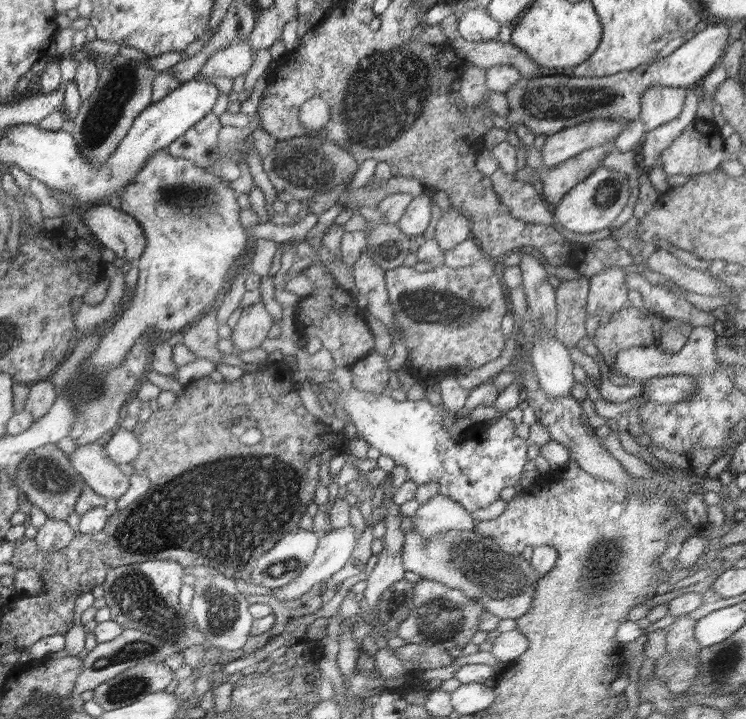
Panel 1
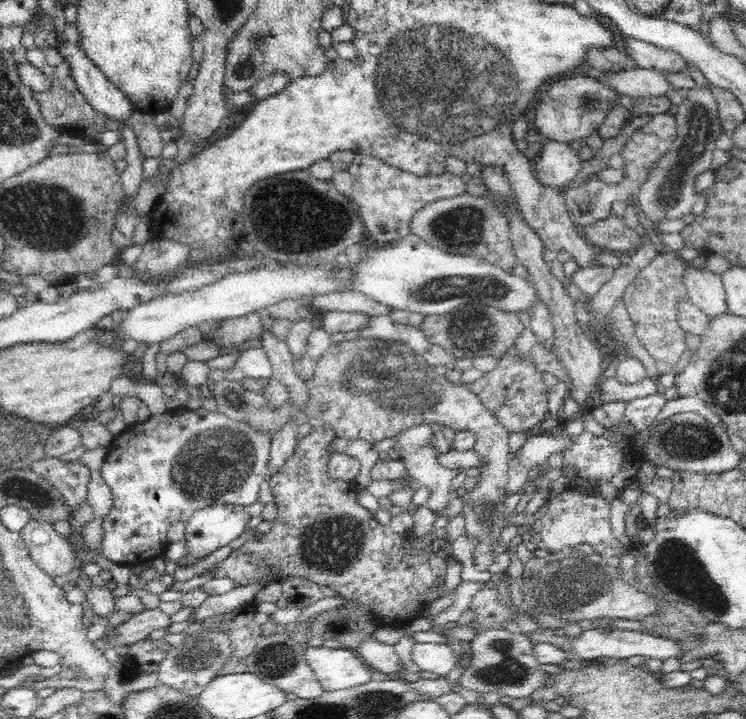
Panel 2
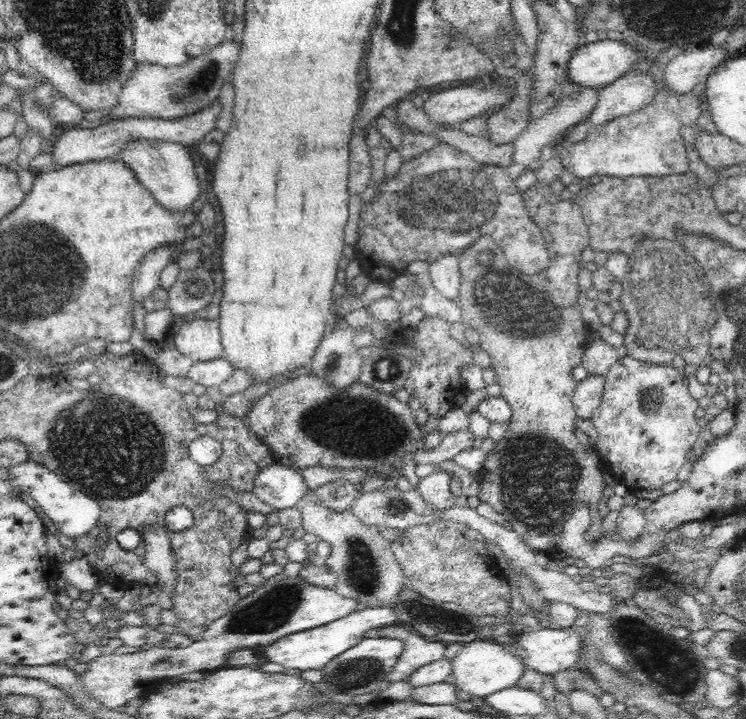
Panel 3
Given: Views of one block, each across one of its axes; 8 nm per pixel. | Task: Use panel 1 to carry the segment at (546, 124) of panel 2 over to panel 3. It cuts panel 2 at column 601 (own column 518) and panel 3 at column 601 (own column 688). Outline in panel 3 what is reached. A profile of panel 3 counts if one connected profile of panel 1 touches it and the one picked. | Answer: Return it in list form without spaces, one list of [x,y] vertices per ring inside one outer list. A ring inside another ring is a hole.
[[[611,38],[598,39],[598,42],[591,44],[582,43],[574,51],[568,66],[569,81],[574,86],[584,86],[584,88],[602,89],[606,84],[610,85],[618,78],[624,75],[639,58],[646,58],[648,54],[644,51],[637,50],[631,44],[622,42],[613,42]]]

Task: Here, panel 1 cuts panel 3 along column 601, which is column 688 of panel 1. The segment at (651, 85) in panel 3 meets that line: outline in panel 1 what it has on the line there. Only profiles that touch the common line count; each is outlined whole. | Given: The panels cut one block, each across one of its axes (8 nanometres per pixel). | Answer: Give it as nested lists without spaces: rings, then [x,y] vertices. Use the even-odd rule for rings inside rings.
[[[690,88],[687,90],[685,108],[682,113],[671,122],[664,124],[662,127],[656,128],[653,132],[648,131],[642,136],[642,141],[637,147],[639,158],[643,159],[643,164],[647,170],[654,167],[658,156],[662,154],[666,147],[672,144],[675,138],[686,129],[686,126],[695,122],[697,117],[697,109],[699,108],[700,93],[698,89]]]

